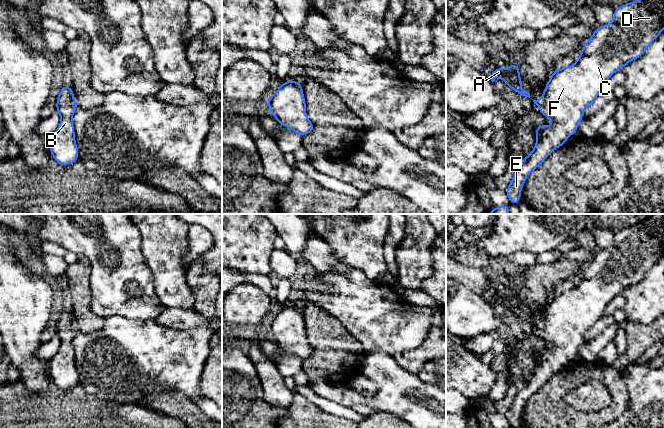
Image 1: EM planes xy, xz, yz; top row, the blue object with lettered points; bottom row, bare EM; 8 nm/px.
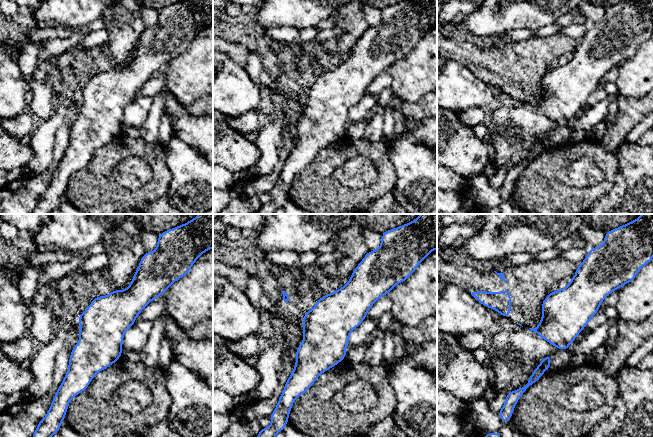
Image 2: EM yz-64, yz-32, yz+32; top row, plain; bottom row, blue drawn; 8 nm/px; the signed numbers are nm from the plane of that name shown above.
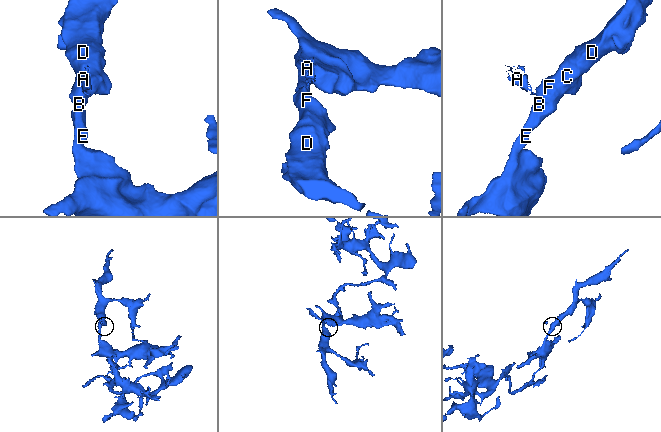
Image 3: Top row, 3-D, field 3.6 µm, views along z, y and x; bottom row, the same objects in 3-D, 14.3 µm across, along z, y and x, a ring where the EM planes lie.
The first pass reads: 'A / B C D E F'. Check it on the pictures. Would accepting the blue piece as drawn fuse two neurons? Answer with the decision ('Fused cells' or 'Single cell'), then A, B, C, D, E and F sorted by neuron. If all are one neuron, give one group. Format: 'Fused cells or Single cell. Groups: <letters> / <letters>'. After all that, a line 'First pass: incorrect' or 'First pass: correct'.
Fused cells. Groups: A / B C D E F
First pass: correct

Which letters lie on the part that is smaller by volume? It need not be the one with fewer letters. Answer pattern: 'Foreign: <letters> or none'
Foreign: A

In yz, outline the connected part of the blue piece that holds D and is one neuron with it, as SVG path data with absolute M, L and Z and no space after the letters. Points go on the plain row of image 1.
M653 214L640 223L614 233L613 245L607 249L600 249L600 251L594 255L591 262L584 268L577 285L571 290L556 293L552 297L542 317L543 327L539 329L538 332L543 340L553 345L553 349L545 350L541 348L536 351L535 371L527 381L519 385L511 407L505 413L505 417L512 428L518 428L520 426L521 415L528 399L538 392L555 373L560 372L571 359L578 355L578 348L584 340L585 333L603 316L604 310L609 302L620 293L623 293L629 286L640 282L663 254L664 214Z

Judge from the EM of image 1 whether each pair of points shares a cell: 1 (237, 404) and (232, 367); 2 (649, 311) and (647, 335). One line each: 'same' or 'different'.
1: same
2: different

